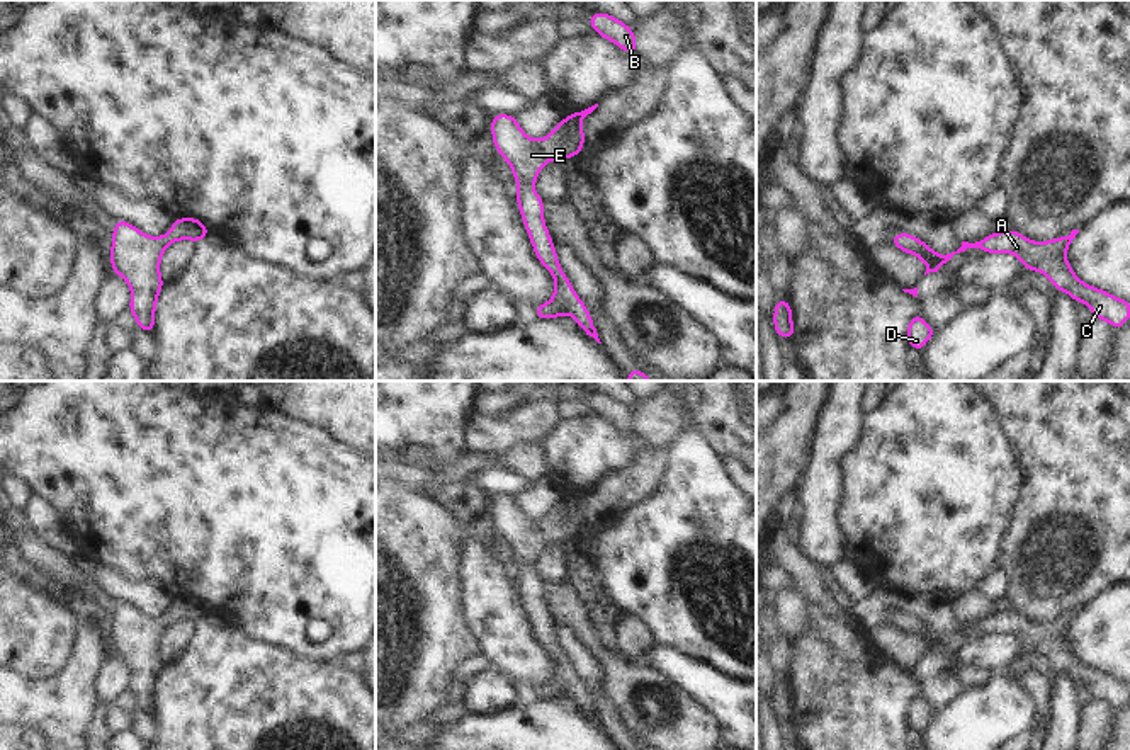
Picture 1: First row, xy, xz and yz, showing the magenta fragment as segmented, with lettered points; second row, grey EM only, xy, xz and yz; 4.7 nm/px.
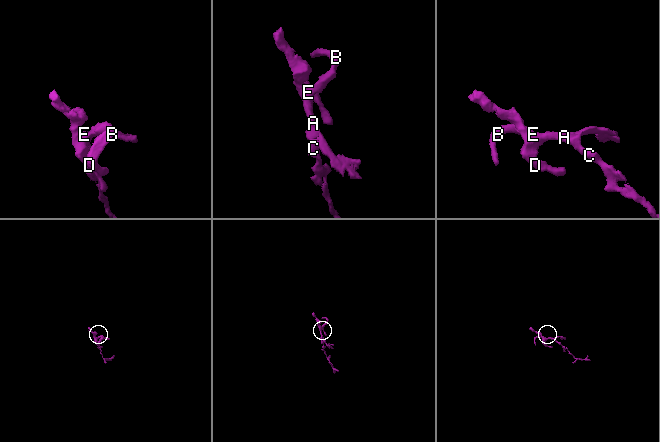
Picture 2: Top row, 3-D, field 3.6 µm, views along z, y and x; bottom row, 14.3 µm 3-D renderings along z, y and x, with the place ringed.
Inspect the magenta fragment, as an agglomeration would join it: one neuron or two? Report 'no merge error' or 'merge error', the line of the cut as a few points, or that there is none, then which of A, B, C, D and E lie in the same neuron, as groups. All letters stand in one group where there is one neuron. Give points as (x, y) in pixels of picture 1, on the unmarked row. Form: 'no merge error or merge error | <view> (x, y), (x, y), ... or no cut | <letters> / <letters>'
no merge error | no cut | A B C D E

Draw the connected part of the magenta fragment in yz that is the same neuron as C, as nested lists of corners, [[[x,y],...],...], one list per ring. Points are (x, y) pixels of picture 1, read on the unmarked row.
[[[1016,611],[1009,612],[996,612],[975,624],[962,622],[962,628],[957,633],[940,636],[933,629],[929,629],[921,619],[911,616],[911,614],[896,614],[890,619],[890,624],[902,631],[904,634],[919,638],[926,646],[926,655],[938,653],[955,634],[965,633],[967,629],[980,629],[984,634],[1013,634],[1021,641],[1021,646],[1025,651],[1037,651],[1040,655],[1045,655],[1055,672],[1067,673],[1076,684],[1084,684],[1089,687],[1093,699],[1105,701],[1110,704],[1115,711],[1122,709],[1130,701],[1130,682],[1120,680],[1099,668],[1094,668],[1091,665],[1084,665],[1074,653],[1072,646],[1067,643],[1065,634],[1076,619],[1079,611],[1072,611],[1069,617],[1057,617],[1054,621],[1047,622],[1033,622],[1028,621],[1025,616],[1021,616]]]

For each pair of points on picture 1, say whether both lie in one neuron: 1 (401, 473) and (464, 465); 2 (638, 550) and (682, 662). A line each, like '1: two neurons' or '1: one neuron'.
1: one neuron
2: two neurons

